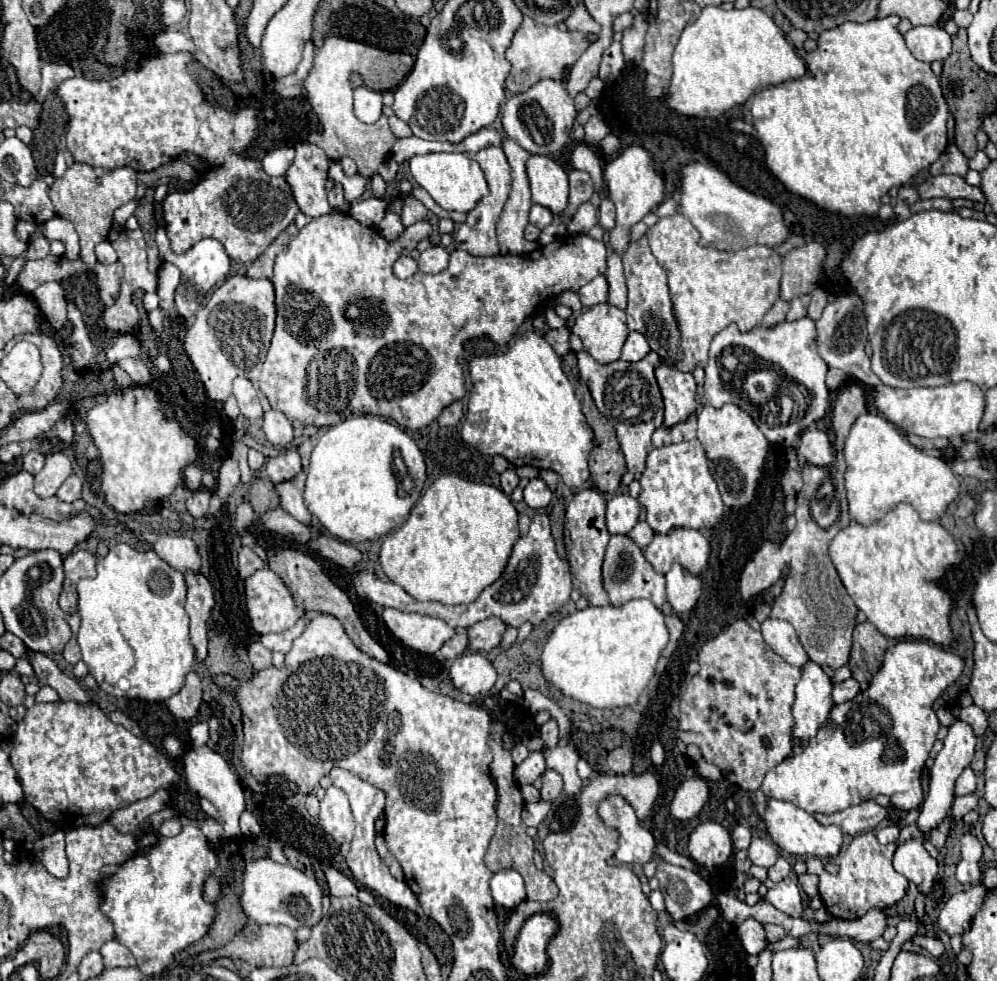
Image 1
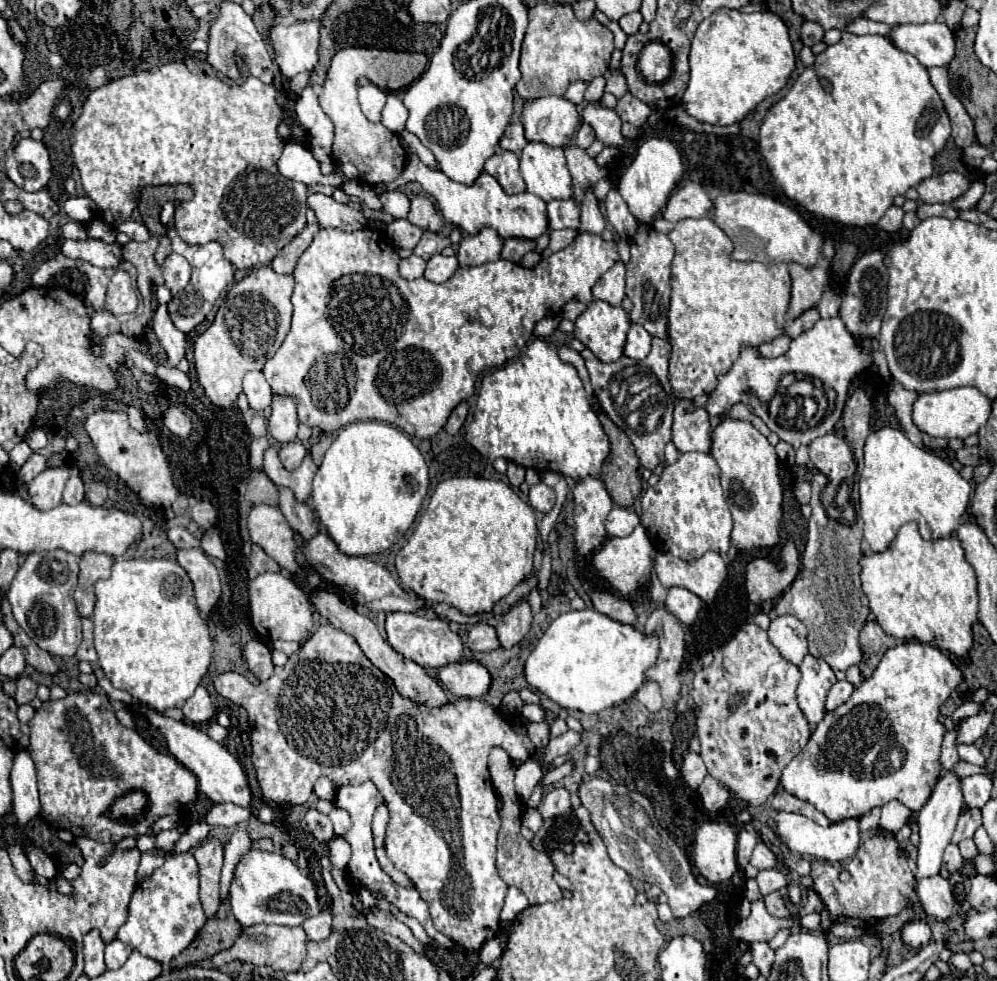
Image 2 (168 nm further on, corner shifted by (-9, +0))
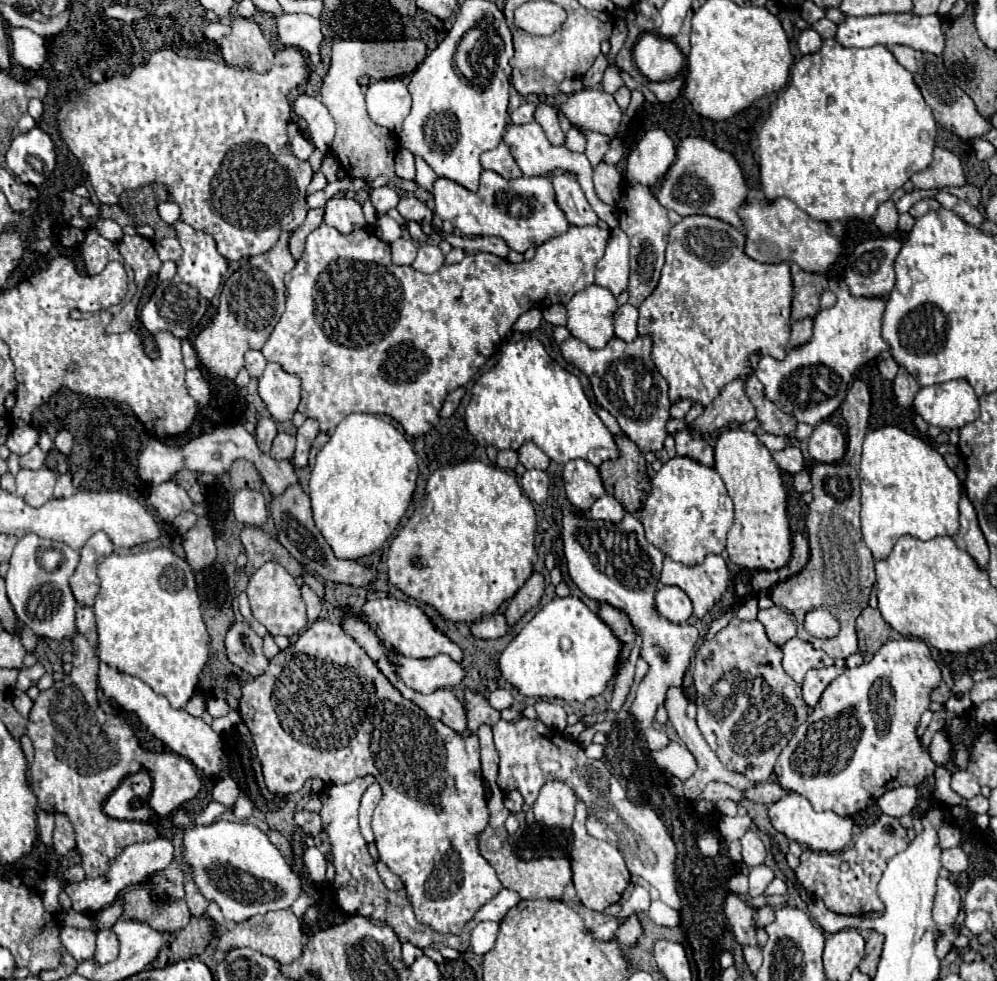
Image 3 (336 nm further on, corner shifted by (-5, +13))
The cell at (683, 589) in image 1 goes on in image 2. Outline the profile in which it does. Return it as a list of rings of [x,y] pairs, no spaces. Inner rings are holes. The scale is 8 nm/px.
[[[672,587],[672,589],[668,589],[668,599],[666,599],[664,607],[682,625],[692,625],[696,621],[696,617],[698,617],[698,611],[700,611],[702,603],[690,591],[684,591],[682,587]]]

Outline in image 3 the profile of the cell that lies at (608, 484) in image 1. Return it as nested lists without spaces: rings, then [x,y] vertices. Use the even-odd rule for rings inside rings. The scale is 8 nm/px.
[[[626,434],[614,436],[614,440],[618,444],[620,456],[602,462],[598,470],[606,492],[612,494],[628,512],[634,512],[642,506],[646,494],[650,492],[646,460]]]

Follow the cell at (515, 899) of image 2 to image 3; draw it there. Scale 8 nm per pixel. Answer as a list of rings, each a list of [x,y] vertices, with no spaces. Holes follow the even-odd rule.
[[[372,776],[366,778],[356,778],[348,784],[340,784],[340,786],[328,786],[326,792],[322,792],[322,822],[324,822],[324,832],[330,836],[332,842],[332,856],[334,856],[334,866],[336,866],[336,880],[334,880],[334,890],[338,896],[338,906],[346,912],[346,914],[366,914],[366,916],[374,916],[380,920],[386,920],[394,932],[398,934],[400,940],[408,940],[418,948],[426,948],[430,946],[430,942],[442,942],[450,948],[456,948],[458,952],[466,950],[466,938],[470,936],[470,930],[482,922],[482,920],[496,920],[500,922],[504,918],[504,914],[516,906],[520,902],[520,894],[516,894],[516,890],[508,890],[502,888],[488,904],[484,904],[480,908],[480,912],[474,916],[474,920],[466,926],[466,932],[462,934],[440,934],[428,926],[424,926],[422,922],[416,920],[416,914],[412,910],[412,902],[408,902],[408,894],[406,890],[388,890],[384,886],[384,882],[380,880],[374,860],[368,854],[368,846],[364,842],[364,836],[360,834],[360,826],[358,826],[358,806],[360,806],[360,798],[364,794],[364,790],[374,782]]]

